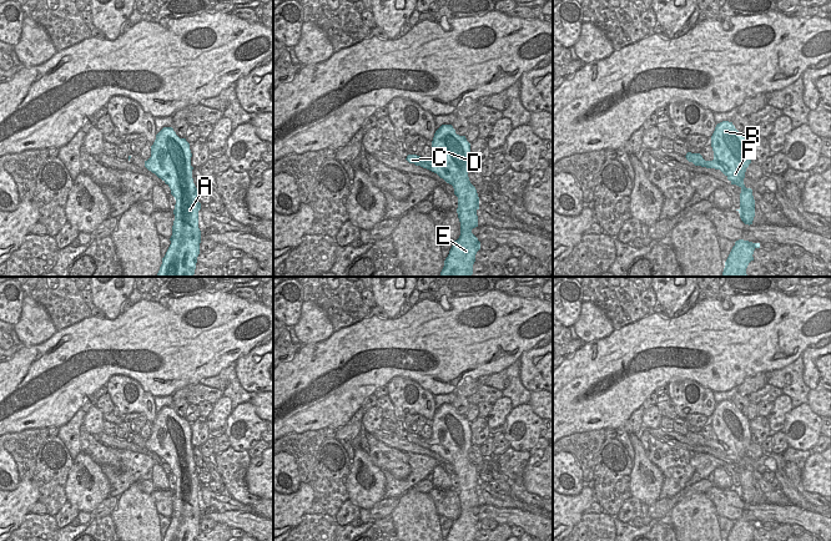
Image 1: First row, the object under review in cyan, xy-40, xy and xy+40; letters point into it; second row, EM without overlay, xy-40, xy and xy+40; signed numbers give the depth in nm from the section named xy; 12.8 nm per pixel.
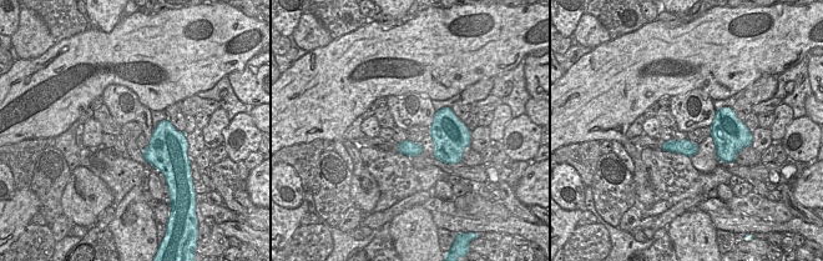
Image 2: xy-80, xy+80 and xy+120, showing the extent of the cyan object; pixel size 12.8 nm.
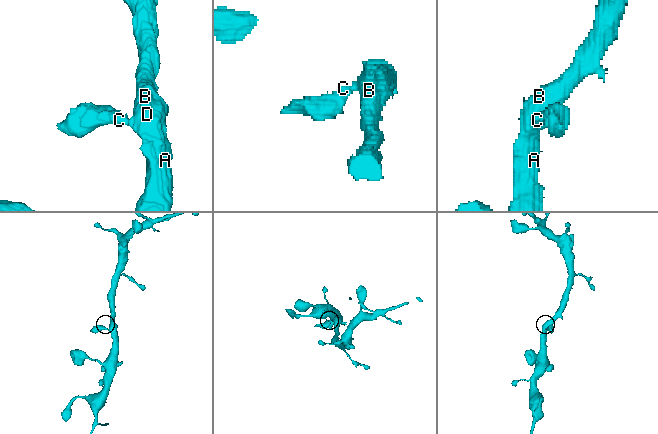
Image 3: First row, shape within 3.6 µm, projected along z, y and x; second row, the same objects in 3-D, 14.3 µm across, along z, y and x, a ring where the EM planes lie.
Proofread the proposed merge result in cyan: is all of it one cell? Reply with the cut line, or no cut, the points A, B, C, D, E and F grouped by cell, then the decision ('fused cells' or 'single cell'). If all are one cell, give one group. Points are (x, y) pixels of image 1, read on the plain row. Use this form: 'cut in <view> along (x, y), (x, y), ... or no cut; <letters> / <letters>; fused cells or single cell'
no cut; A B C D E F; single cell

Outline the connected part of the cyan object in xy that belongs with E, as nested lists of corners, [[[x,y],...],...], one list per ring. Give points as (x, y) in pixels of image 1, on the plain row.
[[[442,404],[435,410],[429,439],[417,434],[408,434],[406,438],[409,443],[437,452],[453,465],[458,476],[460,515],[453,521],[444,541],[475,541],[475,534],[480,529],[480,521],[472,512],[472,509],[478,506],[479,476],[468,456],[470,438],[470,423],[465,415],[457,414],[452,404]]]

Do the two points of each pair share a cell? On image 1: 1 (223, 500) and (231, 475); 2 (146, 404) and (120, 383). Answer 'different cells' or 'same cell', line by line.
1: different cells
2: same cell

